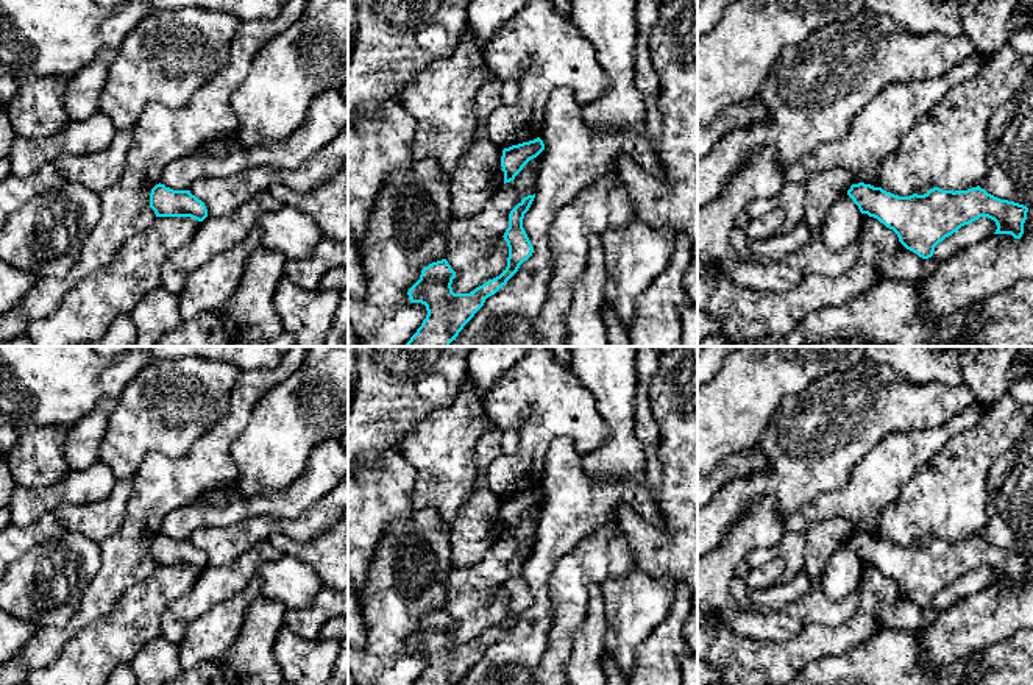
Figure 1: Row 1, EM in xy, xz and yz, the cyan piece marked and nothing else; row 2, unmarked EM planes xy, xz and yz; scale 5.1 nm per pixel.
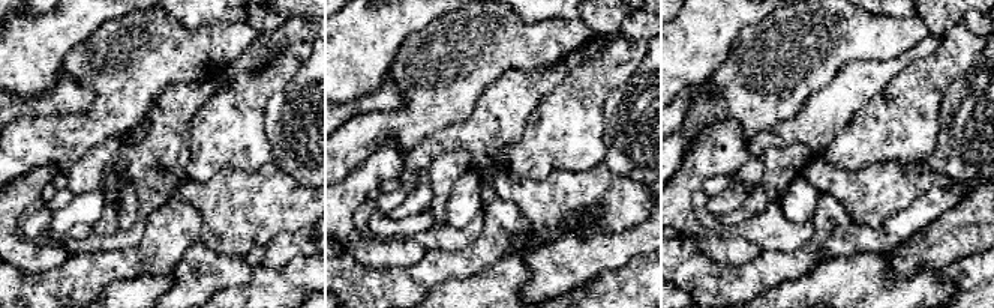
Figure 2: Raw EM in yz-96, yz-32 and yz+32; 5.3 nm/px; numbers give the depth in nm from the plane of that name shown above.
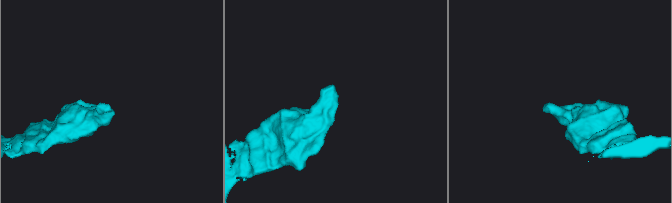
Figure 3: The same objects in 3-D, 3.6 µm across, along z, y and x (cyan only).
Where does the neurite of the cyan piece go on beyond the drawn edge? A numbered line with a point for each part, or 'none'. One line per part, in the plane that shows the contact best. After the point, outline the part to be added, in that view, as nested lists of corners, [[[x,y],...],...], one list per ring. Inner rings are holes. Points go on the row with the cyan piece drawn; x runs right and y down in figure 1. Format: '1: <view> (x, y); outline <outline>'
none

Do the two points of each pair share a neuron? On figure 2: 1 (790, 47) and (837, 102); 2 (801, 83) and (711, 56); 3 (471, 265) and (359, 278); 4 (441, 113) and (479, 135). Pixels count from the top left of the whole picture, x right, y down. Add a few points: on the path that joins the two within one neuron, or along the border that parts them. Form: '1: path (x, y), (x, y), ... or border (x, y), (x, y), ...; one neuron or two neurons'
1: border (847, 62), (832, 80), (805, 102), (799, 113); two neurons
2: border (742, 29), (724, 62), (702, 86); two neurons
3: path (443, 265), (435, 266), (417, 280), (387, 280); one neuron
4: border (482, 96), (465, 120), (443, 126), (428, 138); two neurons

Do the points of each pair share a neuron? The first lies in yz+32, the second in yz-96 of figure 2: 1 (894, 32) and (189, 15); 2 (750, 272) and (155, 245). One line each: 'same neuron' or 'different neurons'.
1: different neurons
2: same neuron

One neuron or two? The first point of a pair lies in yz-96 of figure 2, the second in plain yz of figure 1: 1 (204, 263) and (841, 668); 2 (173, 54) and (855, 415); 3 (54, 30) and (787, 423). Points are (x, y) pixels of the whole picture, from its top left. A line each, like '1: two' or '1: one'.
1: two
2: one
3: two

